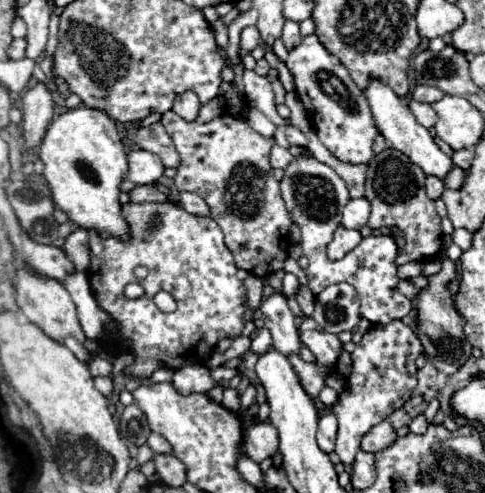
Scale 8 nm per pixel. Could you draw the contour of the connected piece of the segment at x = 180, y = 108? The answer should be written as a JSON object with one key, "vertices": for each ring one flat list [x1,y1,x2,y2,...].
{"vertices":[[184,92,182,96,178,96,178,100,174,100,172,110,186,122,194,122,198,116,198,110,200,110,198,96,194,96,194,92]]}

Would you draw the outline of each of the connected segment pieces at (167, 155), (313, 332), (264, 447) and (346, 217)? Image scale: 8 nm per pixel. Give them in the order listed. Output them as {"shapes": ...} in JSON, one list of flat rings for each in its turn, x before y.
{"shapes":[[[160,122,150,124,148,128,140,128,136,132,134,142,136,142,138,148,148,150,148,152,160,156,164,166,170,166,170,168,178,166,178,152,174,148,170,136,166,136,166,130,162,128]],[[304,318,298,328,298,334,300,334,300,342,312,350,318,364,330,368,336,366,338,356,342,352,342,342,338,340,336,334,330,334,324,328,320,328,314,322,314,318]],[[256,422,244,434,246,456,254,462,262,462,278,452,278,432,268,422]],[[366,198,350,200,344,208,344,214,342,214,342,226,360,230,362,226,366,226,368,216,370,216,370,202]]]}

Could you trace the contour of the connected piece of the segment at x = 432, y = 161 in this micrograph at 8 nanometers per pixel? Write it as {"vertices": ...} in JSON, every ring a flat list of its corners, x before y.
{"vertices":[[370,78,364,96,370,104,374,122,378,126,378,130,384,136,384,142,388,148,398,148,400,152,404,152,406,156,410,156,410,160,414,160,414,164,418,164,426,176,438,176,444,178,446,172,452,168,452,160,434,144,430,132,426,128,422,128,414,116,410,116,410,108,408,108,408,100,400,98,384,80,380,78]]}

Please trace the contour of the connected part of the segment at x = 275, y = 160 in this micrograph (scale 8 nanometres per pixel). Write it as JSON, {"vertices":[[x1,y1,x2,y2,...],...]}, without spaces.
{"vertices":[[272,146,272,150,270,150,270,164,272,164,272,168,282,168,284,170,290,160,292,160,292,154,286,148]]}

